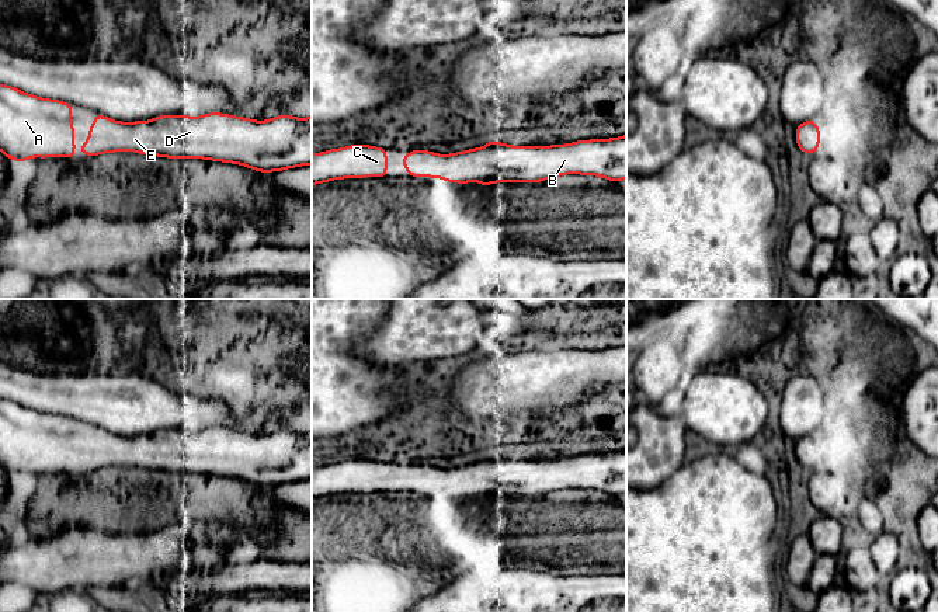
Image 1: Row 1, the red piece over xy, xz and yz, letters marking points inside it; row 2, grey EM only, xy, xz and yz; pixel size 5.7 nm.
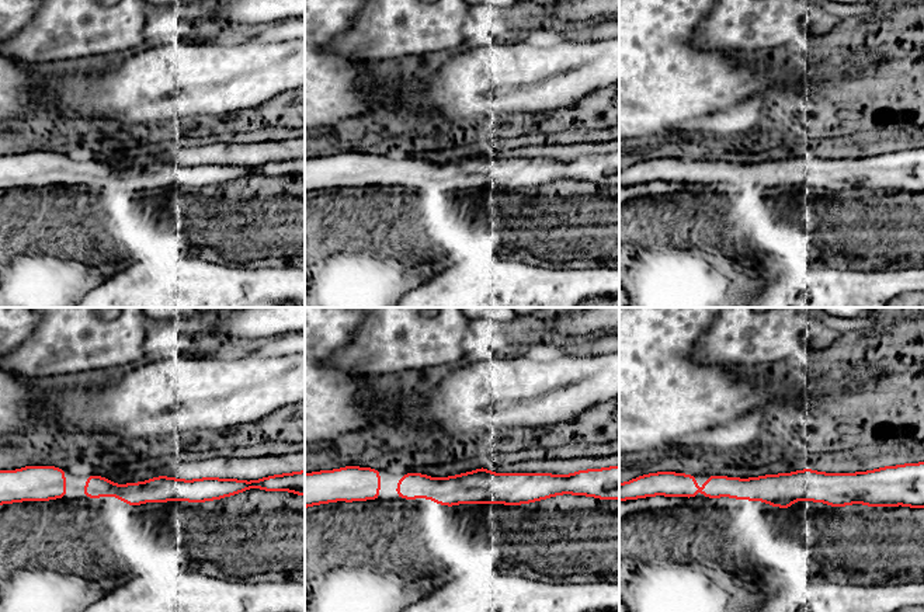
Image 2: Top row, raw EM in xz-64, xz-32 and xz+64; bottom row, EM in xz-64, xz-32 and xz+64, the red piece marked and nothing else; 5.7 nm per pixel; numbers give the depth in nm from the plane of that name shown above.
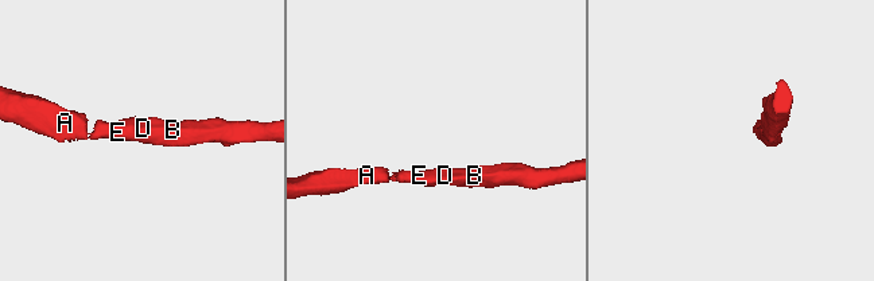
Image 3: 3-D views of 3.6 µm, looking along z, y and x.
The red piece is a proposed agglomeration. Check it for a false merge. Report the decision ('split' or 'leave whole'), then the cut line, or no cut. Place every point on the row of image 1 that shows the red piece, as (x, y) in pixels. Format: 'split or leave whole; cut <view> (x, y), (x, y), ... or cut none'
leave whole; cut none

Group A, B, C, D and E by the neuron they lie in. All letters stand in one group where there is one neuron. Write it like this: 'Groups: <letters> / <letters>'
Groups: A B C D E

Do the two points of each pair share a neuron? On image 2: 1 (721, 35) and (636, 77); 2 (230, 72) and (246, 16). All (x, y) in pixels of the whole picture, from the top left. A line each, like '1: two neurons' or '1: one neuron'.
1: two neurons
2: two neurons

